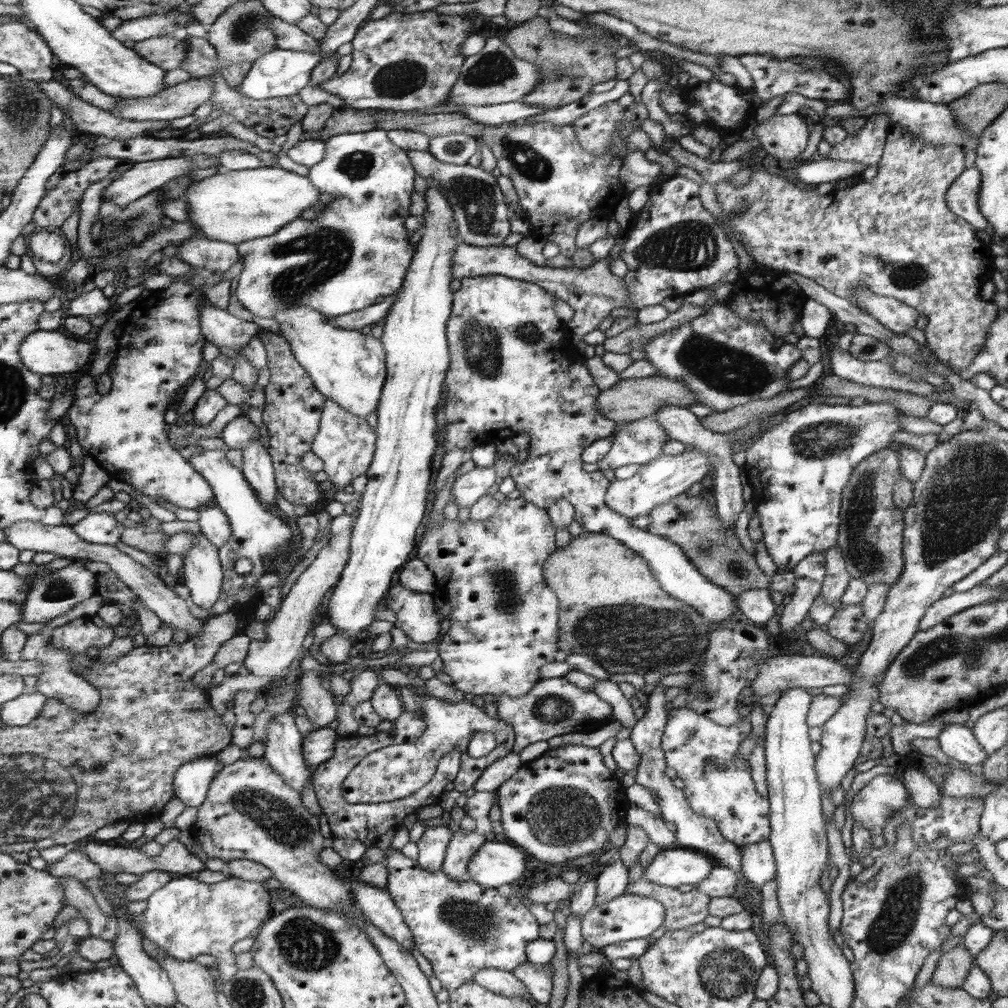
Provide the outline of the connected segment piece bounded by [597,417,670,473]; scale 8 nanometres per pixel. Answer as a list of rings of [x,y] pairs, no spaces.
[[[651,417],[623,425],[624,429],[611,439],[610,454],[597,462],[601,473],[629,464],[644,466],[662,455],[665,444],[670,440],[660,422]]]

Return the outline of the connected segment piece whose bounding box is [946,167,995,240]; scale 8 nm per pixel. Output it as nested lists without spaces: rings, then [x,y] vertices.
[[[966,168],[956,182],[948,188],[948,209],[956,214],[956,217],[966,220],[977,231],[989,232],[990,238],[995,236],[991,232],[990,223],[982,216],[982,211],[978,209],[978,196],[980,196],[980,171],[978,168]]]

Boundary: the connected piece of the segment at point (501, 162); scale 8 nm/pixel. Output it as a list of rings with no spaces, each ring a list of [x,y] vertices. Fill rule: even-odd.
[[[546,121],[540,124],[524,122],[517,126],[485,125],[483,134],[474,136],[476,143],[481,142],[492,150],[500,174],[514,183],[518,193],[519,205],[530,221],[530,225],[540,232],[540,239],[555,242],[560,254],[572,258],[576,252],[576,232],[578,230],[554,230],[558,222],[574,220],[580,212],[580,224],[592,218],[608,215],[624,190],[619,180],[620,168],[624,160],[614,155],[610,149],[604,155],[592,157],[586,153],[576,139],[575,128],[571,124],[556,126]],[[608,184],[613,198],[608,200]],[[609,202],[609,207],[606,205]]]

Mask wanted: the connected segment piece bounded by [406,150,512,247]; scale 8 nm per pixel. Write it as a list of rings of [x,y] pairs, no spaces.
[[[406,152],[412,167],[420,177],[432,180],[442,188],[452,207],[452,216],[456,222],[458,236],[466,244],[481,247],[498,247],[511,232],[511,210],[506,204],[504,194],[497,184],[497,178],[481,166],[455,166],[445,164],[432,157],[430,152]]]

